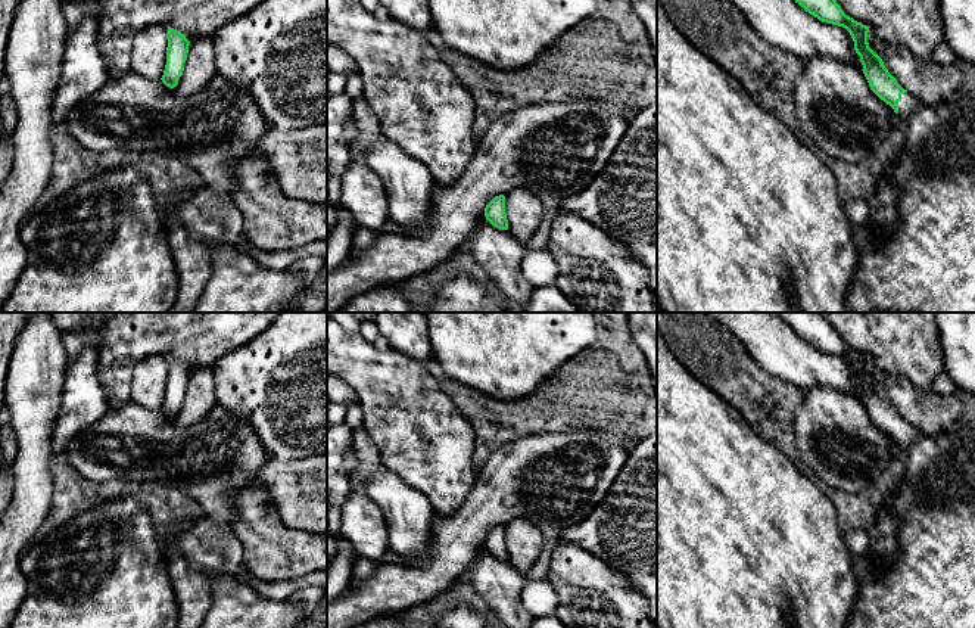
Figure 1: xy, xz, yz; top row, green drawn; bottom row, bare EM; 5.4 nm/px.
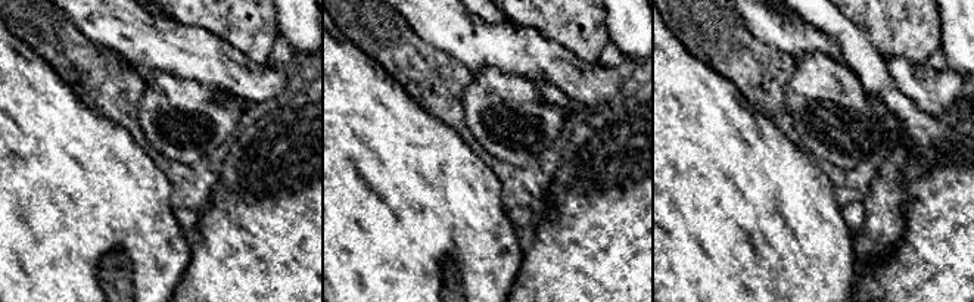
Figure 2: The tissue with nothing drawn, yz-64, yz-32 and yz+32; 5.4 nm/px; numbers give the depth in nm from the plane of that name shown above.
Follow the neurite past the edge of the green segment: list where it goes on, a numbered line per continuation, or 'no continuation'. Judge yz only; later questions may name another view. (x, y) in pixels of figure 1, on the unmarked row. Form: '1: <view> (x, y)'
1: yz (931, 583)

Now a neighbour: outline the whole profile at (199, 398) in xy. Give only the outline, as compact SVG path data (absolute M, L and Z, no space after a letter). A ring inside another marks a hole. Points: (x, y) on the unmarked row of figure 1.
M200 369L189 376L184 401L177 414L177 423L183 428L199 423L217 405L214 370Z

